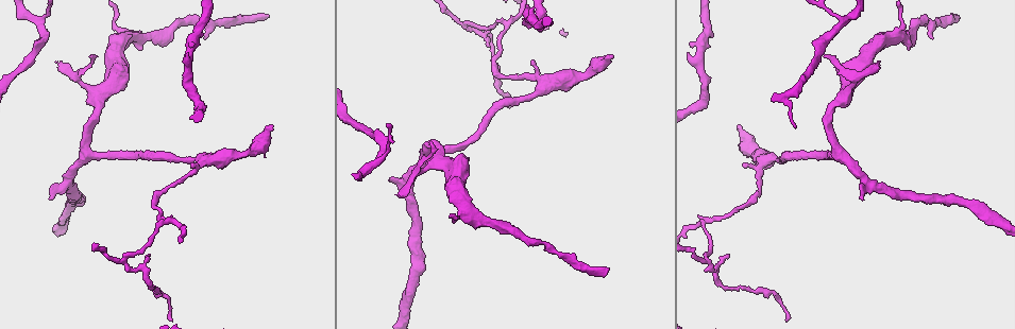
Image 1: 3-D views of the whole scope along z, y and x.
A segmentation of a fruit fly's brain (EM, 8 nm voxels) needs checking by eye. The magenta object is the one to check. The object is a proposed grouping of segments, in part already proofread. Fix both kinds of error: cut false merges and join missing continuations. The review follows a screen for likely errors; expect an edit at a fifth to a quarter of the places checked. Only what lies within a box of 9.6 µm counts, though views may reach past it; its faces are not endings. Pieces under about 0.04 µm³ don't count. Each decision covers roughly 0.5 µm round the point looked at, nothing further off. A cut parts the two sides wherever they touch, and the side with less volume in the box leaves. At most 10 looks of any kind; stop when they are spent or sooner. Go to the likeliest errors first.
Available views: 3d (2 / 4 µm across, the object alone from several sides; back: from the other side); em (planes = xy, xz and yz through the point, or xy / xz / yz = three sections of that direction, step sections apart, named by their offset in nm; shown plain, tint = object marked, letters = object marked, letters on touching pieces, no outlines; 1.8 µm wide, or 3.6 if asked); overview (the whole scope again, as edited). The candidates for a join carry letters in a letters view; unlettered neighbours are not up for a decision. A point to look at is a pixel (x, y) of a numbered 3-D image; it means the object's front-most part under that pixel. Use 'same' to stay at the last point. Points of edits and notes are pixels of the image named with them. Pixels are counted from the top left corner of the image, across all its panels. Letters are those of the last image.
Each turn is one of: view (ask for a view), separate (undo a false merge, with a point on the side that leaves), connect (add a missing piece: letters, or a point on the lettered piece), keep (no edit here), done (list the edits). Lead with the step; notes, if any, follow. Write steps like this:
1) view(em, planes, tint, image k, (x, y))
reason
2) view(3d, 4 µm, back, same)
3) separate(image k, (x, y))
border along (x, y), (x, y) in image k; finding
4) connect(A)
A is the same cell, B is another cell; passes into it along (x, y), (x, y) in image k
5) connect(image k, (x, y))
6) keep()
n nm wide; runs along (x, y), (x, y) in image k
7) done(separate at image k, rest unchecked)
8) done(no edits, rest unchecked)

view(em, 3.6 µm, planes, letters, image 1, (39, 23))
branch point

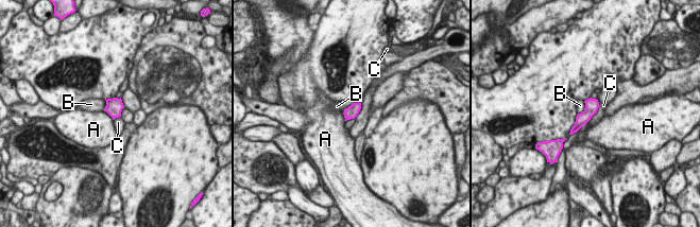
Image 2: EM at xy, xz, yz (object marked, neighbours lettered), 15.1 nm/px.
keep()
A, B and C are other cells; one cell here

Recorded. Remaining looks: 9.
view(em, 3.6 µm, planes, tint, image 1, (738, 128))
an open end

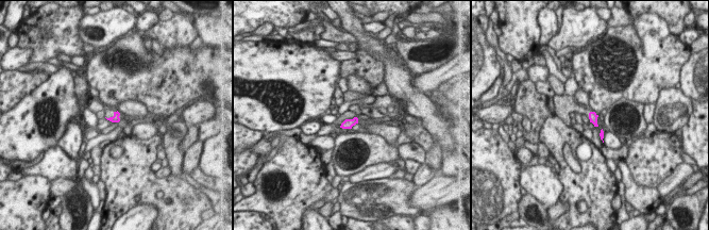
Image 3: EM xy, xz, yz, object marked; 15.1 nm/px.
view(em, 3.6 µm, planes, letters, same)
what lies round it

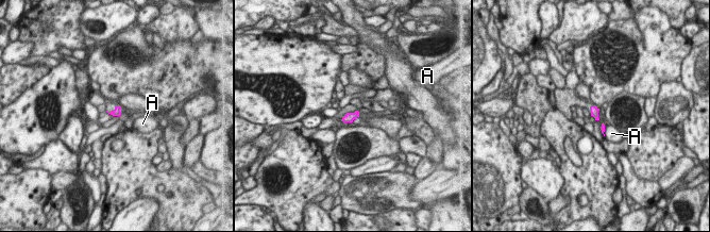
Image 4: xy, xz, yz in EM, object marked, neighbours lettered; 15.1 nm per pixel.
keep()
130 nm wide; A is another cell; border along (605, 127), (604, 135) in image 4; no lettered piece goes on from it

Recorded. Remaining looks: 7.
view(em, planes, letters, image 1, (127, 256))
three-way junction

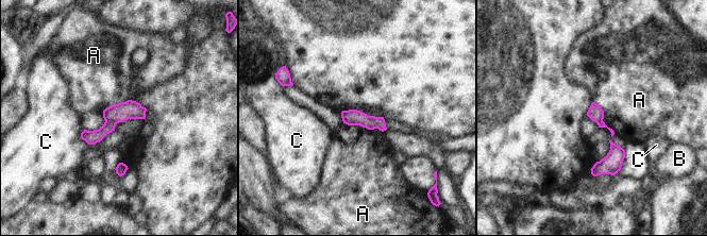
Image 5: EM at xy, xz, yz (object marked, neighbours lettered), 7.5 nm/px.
separate(image 5, (91, 137))
A, B and C are other cells; a second cell is stuck on

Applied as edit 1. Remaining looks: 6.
view(overview)
see it whole again

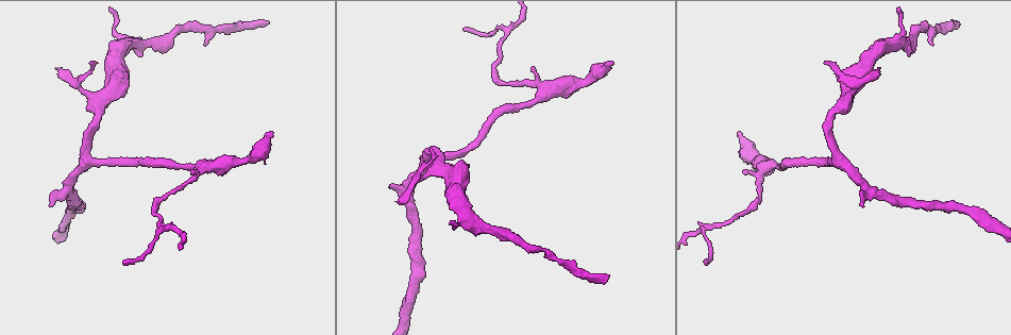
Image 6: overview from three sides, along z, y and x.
view(em, 3.6 µm, yz, step 16, letters, image 6, (267, 23))
free end

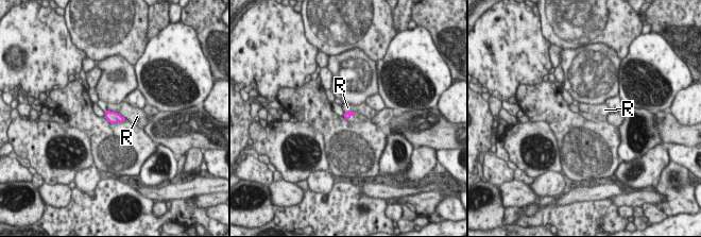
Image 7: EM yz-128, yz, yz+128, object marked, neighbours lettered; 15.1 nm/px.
view(em, 3.6 µm, planes, letters, same)
another direction

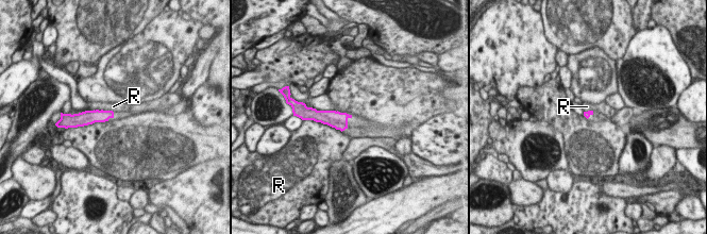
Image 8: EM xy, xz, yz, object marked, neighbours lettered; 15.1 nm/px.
keep()
R is another cell; no lettered piece goes on from it

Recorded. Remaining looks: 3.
done(separate at image 5, rest unchecked)

